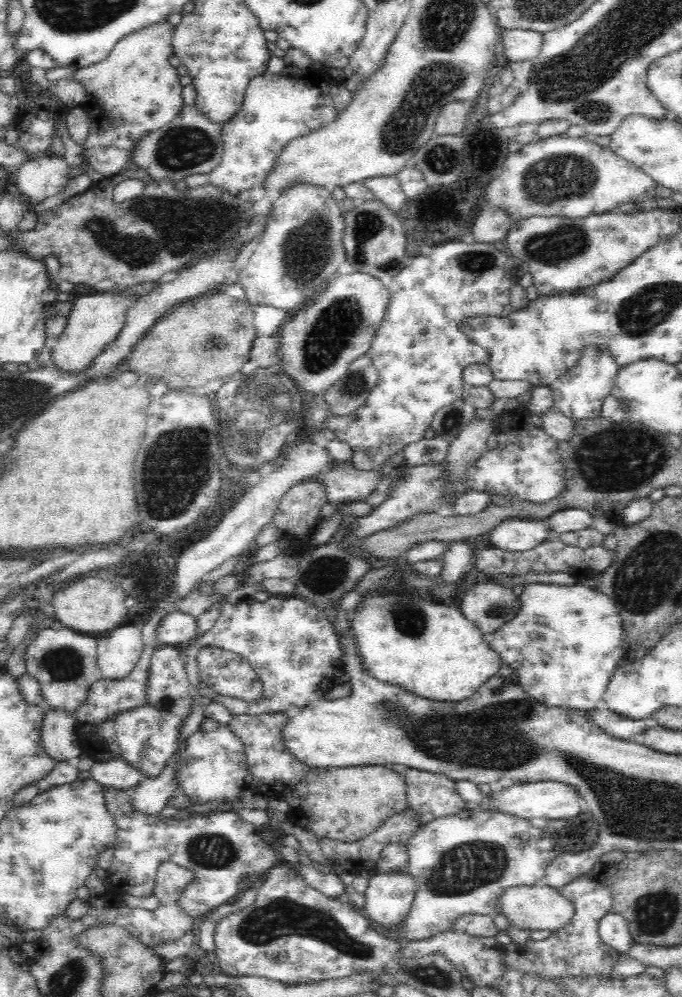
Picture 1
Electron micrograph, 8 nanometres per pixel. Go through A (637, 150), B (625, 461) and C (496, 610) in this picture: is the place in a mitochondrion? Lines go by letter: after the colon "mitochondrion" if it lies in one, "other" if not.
A: other
B: mitochondrion
C: mitochondrion

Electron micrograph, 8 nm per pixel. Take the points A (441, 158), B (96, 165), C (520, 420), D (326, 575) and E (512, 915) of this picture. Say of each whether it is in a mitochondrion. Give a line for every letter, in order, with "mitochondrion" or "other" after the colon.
A: mitochondrion
B: other
C: other
D: mitochondrion
E: other

